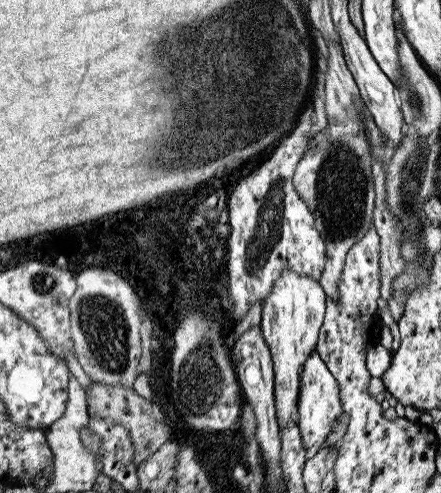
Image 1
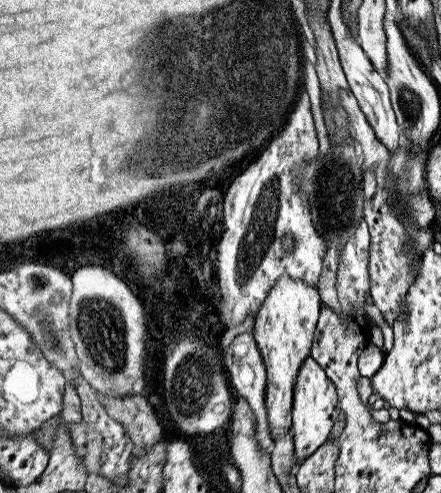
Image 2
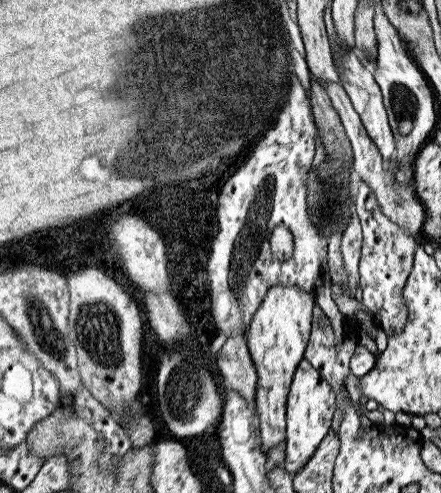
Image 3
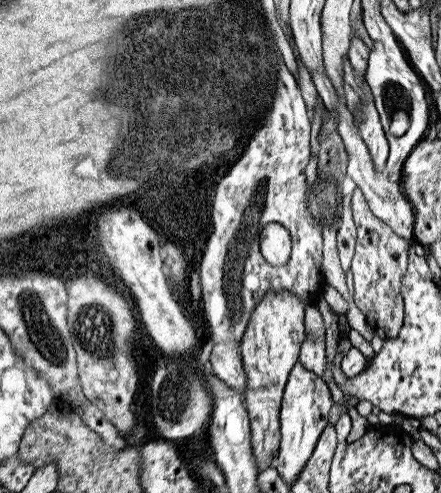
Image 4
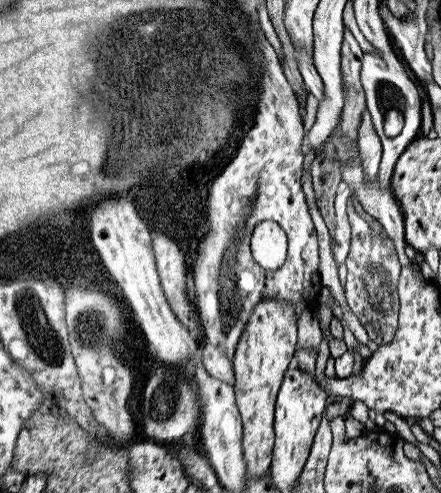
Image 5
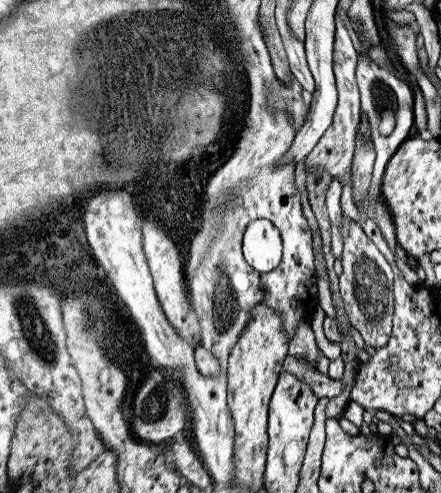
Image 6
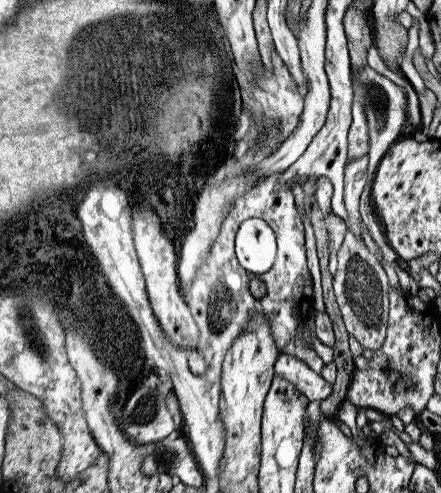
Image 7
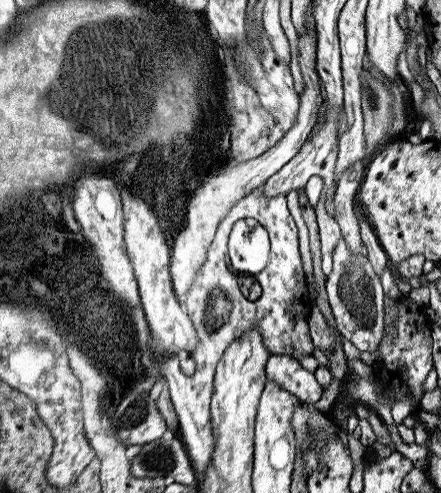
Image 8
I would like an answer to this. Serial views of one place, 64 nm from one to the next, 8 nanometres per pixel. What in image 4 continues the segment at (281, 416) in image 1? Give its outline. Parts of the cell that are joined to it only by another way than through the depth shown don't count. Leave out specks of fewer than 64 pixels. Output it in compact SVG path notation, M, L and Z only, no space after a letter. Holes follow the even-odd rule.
M279 290L267 292L255 306L247 330L241 342L241 356L243 366L247 372L247 388L245 388L245 408L251 426L251 446L257 458L259 470L267 470L275 460L275 452L279 450L281 442L281 406L283 406L283 392L287 388L287 380L291 370L299 362L299 352L303 342L307 340L305 334L305 300L299 296Z

